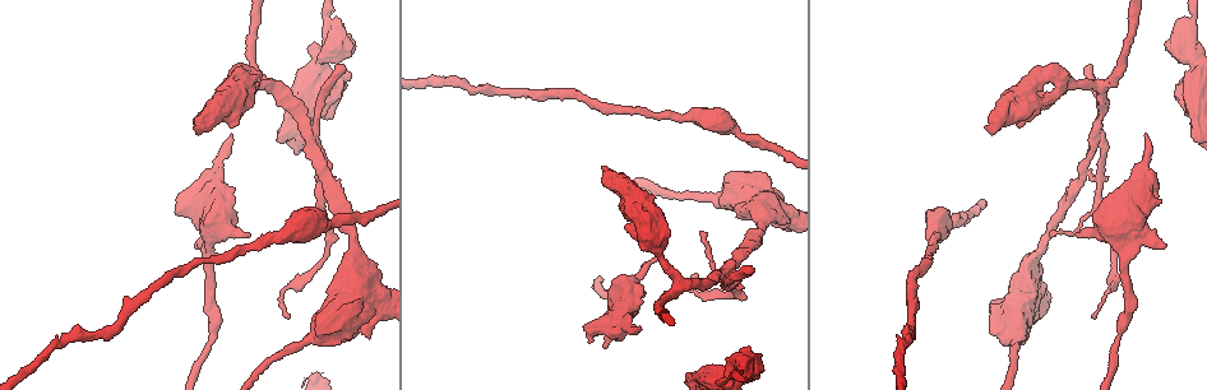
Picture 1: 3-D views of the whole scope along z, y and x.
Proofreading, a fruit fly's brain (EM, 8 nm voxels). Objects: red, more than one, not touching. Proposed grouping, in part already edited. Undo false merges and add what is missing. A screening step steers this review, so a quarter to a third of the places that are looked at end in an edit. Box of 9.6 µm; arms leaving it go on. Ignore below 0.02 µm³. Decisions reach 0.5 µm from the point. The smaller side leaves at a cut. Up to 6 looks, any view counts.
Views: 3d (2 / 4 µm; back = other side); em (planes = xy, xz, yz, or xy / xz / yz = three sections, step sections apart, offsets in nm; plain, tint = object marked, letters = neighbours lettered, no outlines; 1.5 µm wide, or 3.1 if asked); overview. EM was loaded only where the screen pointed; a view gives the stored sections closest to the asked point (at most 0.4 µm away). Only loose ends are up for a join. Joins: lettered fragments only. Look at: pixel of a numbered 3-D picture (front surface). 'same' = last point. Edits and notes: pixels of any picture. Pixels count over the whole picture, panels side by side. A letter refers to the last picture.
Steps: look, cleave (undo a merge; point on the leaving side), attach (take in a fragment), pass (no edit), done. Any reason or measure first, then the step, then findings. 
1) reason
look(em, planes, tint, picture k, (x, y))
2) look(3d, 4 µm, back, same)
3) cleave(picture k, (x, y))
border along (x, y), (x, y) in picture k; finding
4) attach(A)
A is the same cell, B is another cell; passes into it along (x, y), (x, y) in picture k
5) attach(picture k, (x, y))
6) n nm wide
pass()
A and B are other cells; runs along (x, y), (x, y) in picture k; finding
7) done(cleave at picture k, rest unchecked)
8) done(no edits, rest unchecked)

look(em, xz, step 4, tint, picture 1, (323, 57))

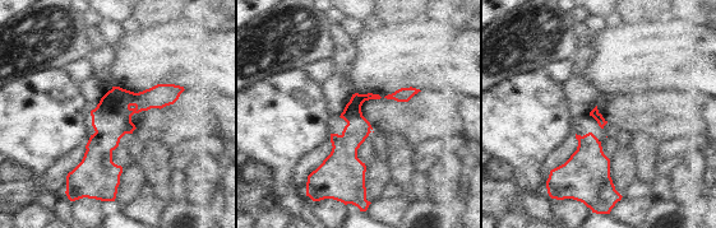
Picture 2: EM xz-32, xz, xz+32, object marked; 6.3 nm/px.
cut it another way
look(em, planes, letters, same)

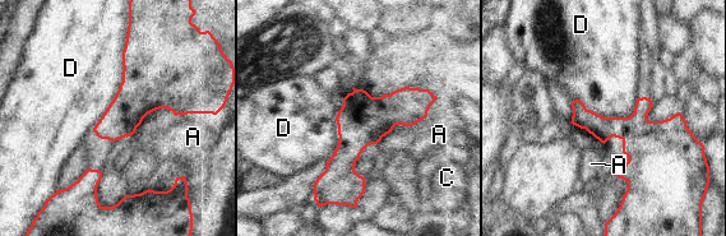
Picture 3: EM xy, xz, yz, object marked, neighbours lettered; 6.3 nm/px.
D touches over 650 nm
pass()
A, C and D are other cells; border along (126, 35), (123, 81), (92, 129) in picture 3; continuous, no second cell

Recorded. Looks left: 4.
branch stops here
look(em, yz, step 4, tint, picture 1, (232, 134))

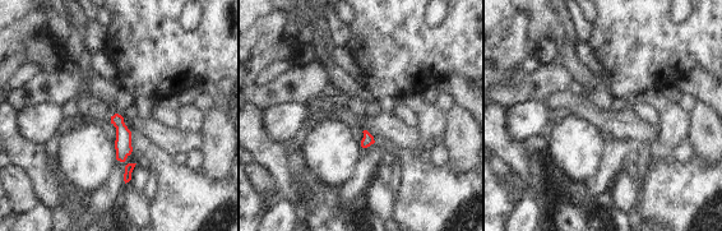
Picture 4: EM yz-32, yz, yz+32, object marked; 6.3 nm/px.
cut it another way
look(em, planes, letters, same)

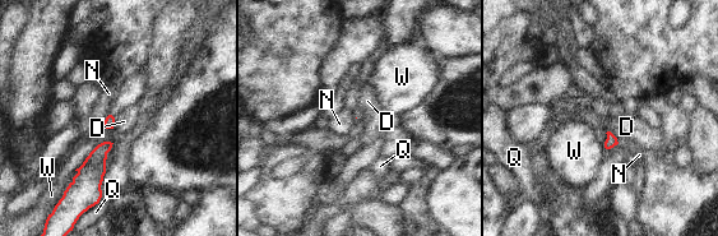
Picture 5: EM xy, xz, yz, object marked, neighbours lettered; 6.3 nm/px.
pass()
D, N, Q and W are other cells; border along (606, 132), (610, 132), (619, 142) in picture 5; no lettered fragment goes on from it

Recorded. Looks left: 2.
look(em, xz, step 4, tint, picture 1, (1074, 233))

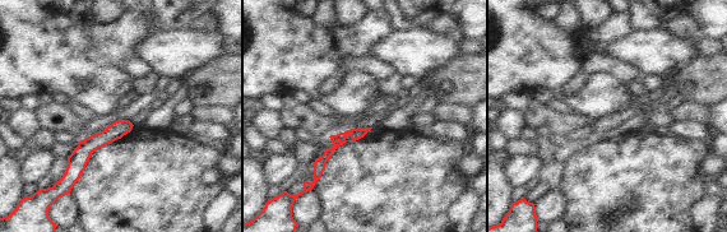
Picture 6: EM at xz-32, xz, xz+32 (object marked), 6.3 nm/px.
look(em, yz, step 4, letters, same)

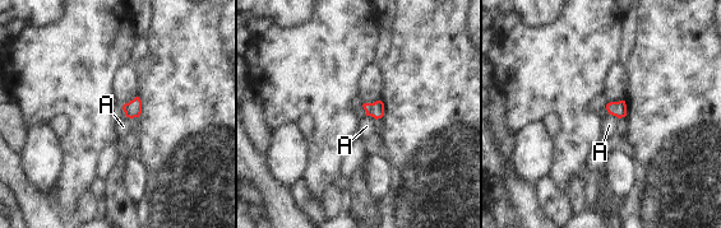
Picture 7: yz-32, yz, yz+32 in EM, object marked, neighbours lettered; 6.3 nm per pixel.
100 nm wide; A touches over 70 nm
pass()
A is another cell; no lettered fragment goes on from it

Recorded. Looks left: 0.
done(no edits, rest unchecked)

